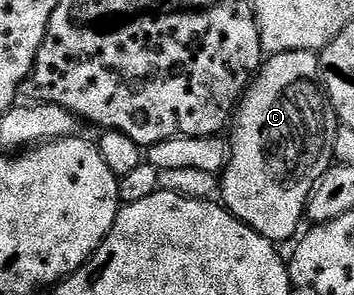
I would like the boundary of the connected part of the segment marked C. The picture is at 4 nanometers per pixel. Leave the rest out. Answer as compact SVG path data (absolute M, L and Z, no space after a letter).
M309 51L270 54L260 65L233 117L227 166L217 185L218 192L223 192L223 208L265 239L276 243L290 242L300 232L299 224L304 224L307 200L311 198L315 184L333 164L336 128L333 110L321 88L318 56Z

